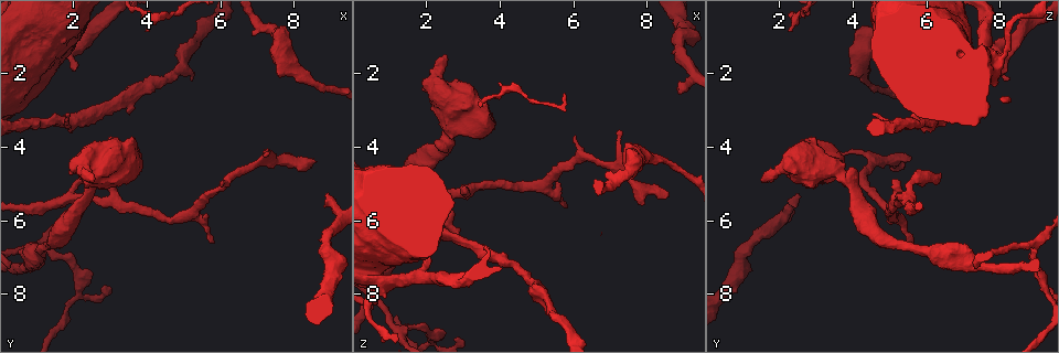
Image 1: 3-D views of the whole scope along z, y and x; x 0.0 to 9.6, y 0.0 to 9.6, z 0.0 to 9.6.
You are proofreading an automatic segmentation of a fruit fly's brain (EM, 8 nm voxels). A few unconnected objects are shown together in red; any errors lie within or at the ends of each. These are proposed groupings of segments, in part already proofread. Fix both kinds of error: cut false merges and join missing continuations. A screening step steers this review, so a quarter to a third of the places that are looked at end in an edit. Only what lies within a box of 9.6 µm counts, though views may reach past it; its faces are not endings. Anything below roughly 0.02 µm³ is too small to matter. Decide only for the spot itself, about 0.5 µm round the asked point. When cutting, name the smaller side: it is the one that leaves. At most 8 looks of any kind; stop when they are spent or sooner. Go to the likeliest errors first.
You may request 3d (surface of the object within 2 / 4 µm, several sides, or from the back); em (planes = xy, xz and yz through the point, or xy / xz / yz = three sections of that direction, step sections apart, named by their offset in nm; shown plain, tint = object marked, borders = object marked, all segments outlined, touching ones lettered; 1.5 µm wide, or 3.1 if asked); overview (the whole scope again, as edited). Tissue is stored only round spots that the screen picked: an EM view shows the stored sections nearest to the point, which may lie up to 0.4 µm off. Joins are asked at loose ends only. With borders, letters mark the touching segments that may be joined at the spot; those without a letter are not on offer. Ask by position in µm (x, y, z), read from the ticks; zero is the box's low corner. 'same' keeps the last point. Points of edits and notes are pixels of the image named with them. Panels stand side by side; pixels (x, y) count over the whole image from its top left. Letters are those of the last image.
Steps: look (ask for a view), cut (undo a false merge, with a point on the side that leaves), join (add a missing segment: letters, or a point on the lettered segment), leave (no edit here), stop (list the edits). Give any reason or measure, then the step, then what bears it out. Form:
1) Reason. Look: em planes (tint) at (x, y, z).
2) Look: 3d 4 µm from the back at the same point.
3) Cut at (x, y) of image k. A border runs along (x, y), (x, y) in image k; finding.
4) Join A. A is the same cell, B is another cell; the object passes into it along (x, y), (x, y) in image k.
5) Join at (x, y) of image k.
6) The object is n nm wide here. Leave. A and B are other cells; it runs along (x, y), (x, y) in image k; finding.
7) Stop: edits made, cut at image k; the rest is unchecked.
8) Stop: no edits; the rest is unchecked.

Free end. Look: 3d 4 µm at (8.90, 5.40, 2.60).

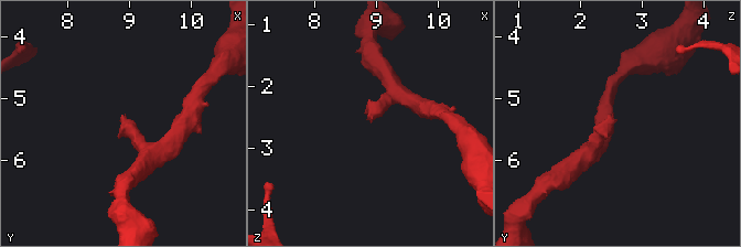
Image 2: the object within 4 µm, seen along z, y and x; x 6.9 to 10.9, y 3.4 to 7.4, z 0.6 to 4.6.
Shape alone is not enough. Look: em planes (plain) at (8.90, 5.30, 2.60).

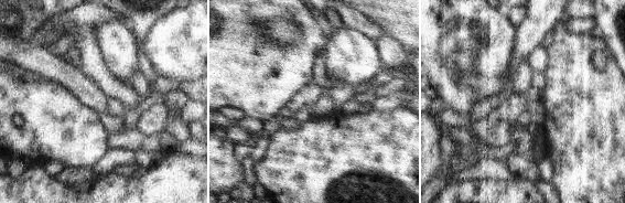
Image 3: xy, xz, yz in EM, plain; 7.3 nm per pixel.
See the neighbours. Look: em planes (borders) at the same point.

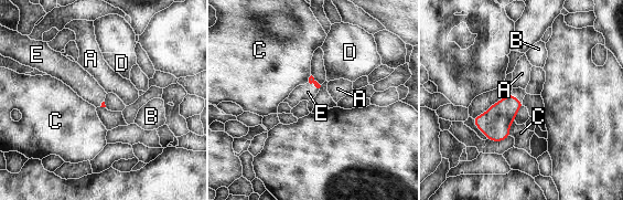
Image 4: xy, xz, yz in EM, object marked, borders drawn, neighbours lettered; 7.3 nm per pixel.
Join E. E is the same cell, A, B, C and D are other cells; the object passes into it along (495, 123), (515, 98), (518, 93) in image 4; the neuron continues.

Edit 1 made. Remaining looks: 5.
Three arms meet. Look: em planes (borders) at (1.35, 6.65, 9.00).

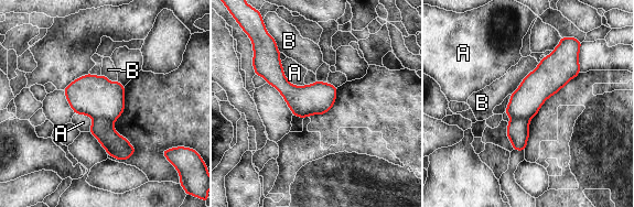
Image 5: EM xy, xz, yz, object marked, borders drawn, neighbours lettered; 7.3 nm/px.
The object is 220 nm wide here. Cut at (116, 145) of image 5. A and B are other cells; a border runs along (94, 119), (106, 119), (111, 123) in image 5; a second neuron is stuck on.

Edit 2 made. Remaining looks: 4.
Stop: edits made, join at image 4, cut at image 5; the rest is unchecked.

